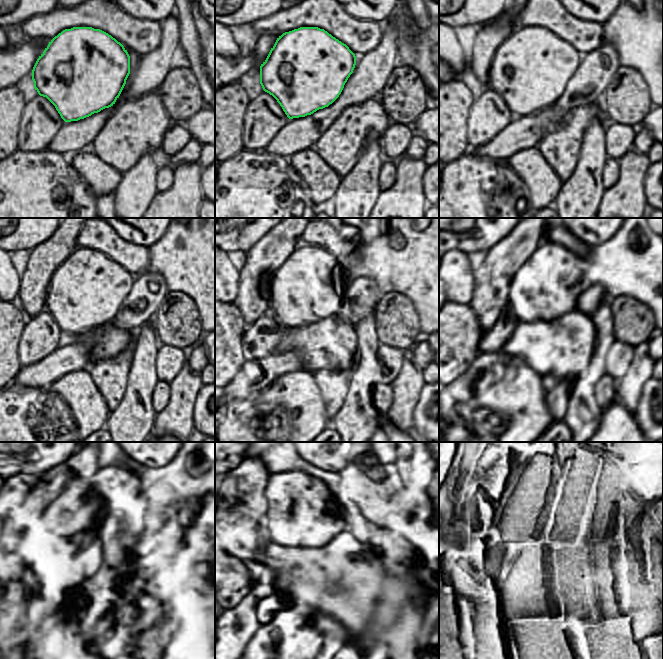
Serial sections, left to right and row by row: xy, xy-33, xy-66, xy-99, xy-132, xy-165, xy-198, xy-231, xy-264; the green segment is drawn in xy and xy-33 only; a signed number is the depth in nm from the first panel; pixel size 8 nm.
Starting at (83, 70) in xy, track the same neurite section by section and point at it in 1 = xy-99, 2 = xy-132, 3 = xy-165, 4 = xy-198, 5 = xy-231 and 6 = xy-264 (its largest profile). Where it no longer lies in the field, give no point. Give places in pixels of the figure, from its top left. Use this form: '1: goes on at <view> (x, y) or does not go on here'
1: goes on at xy-99 (87, 290)
2: goes on at xy-132 (300, 294)
3: goes on at xy-165 (523, 306)
4: goes on at xy-198 (123, 509)
5: goes on at xy-231 (345, 513)
6: goes on at xy-264 (568, 514)

